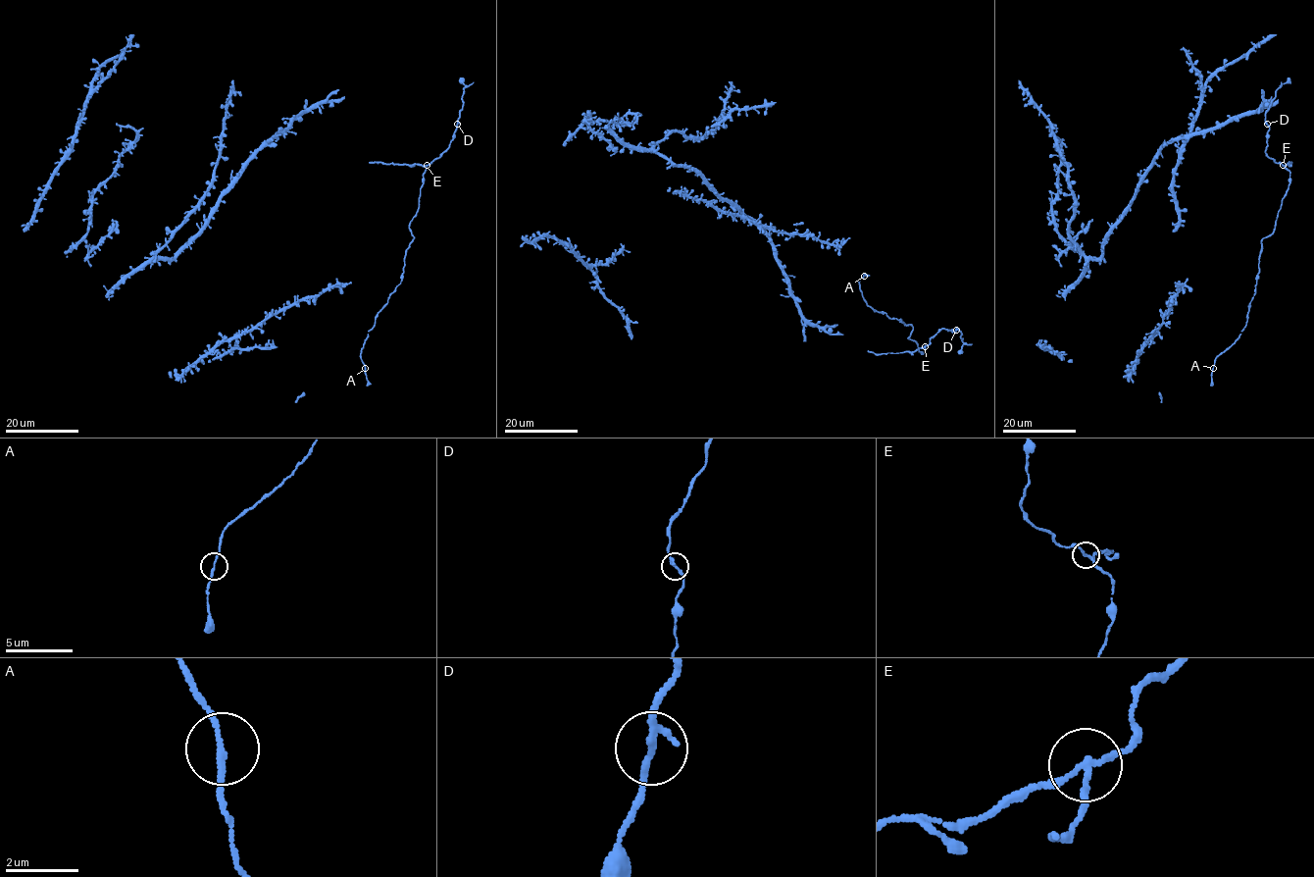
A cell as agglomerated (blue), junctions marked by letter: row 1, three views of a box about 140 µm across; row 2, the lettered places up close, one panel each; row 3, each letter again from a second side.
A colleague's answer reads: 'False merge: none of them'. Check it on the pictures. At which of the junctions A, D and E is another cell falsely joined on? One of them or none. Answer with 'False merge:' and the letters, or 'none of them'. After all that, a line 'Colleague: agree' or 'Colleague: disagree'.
False merge: E
Colleague: disagree

